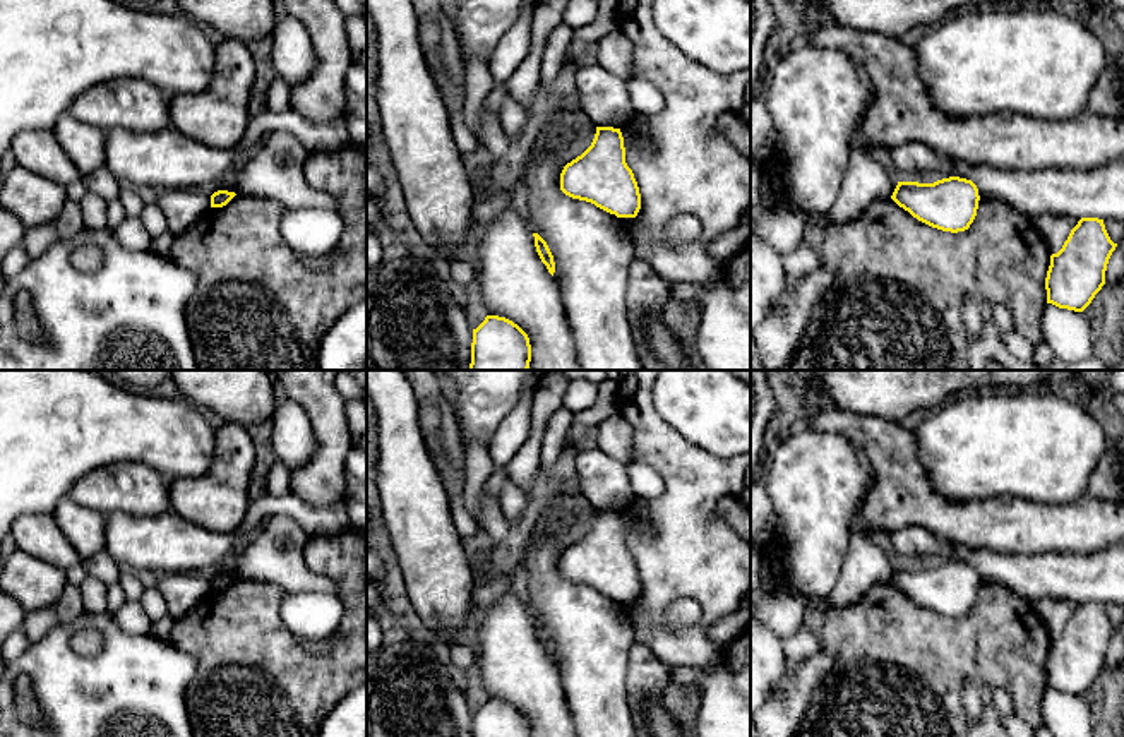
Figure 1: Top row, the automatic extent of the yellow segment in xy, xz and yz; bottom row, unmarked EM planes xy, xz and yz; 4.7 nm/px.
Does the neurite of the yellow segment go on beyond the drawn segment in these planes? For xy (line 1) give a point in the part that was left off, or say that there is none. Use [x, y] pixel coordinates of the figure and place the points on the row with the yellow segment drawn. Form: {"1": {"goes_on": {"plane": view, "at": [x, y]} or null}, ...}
{"1": {"goes_on": null}}

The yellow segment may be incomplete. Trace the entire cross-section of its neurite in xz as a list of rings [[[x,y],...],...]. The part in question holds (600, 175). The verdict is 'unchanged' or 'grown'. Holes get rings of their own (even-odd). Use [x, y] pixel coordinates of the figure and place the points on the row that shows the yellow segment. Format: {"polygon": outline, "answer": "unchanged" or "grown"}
{"polygon": [[[596,127],[591,146],[564,166],[560,190],[617,218],[637,216],[641,194],[634,173],[625,163],[620,129]]], "answer": "unchanged"}

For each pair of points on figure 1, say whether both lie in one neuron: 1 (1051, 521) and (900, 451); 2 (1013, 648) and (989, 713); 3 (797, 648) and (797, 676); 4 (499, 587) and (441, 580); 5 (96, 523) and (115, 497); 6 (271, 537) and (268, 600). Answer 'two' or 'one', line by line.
1: one
2: two
3: two
4: two
5: two
6: two

